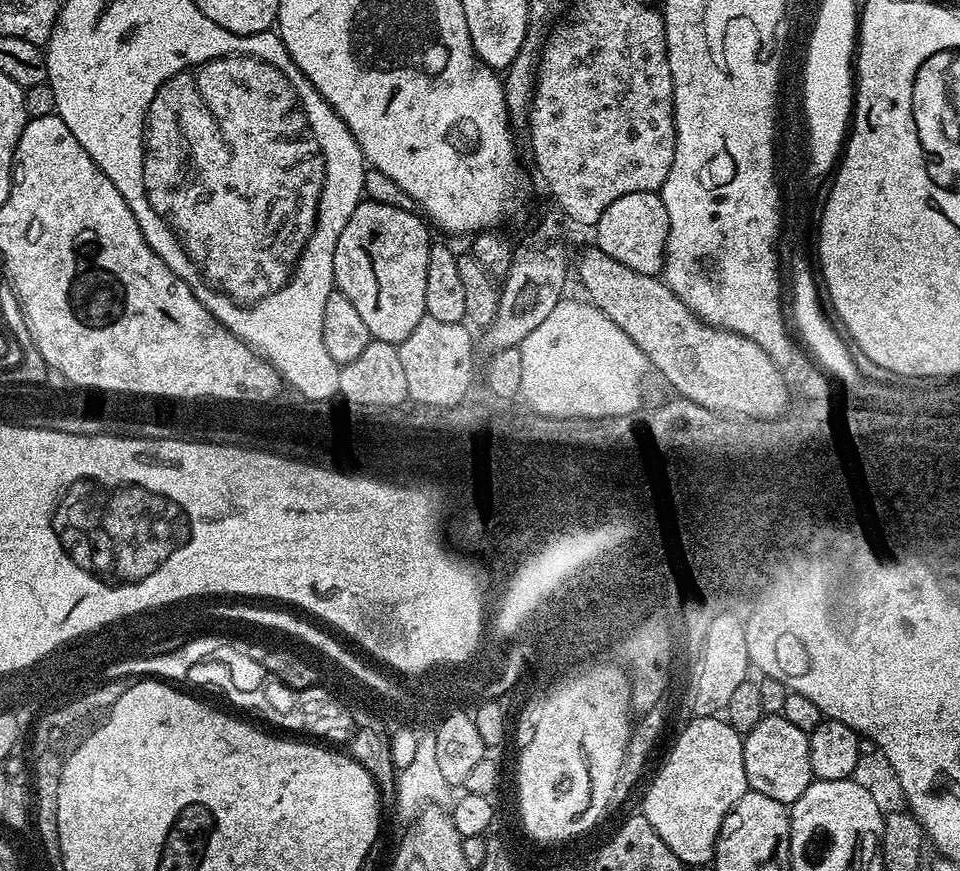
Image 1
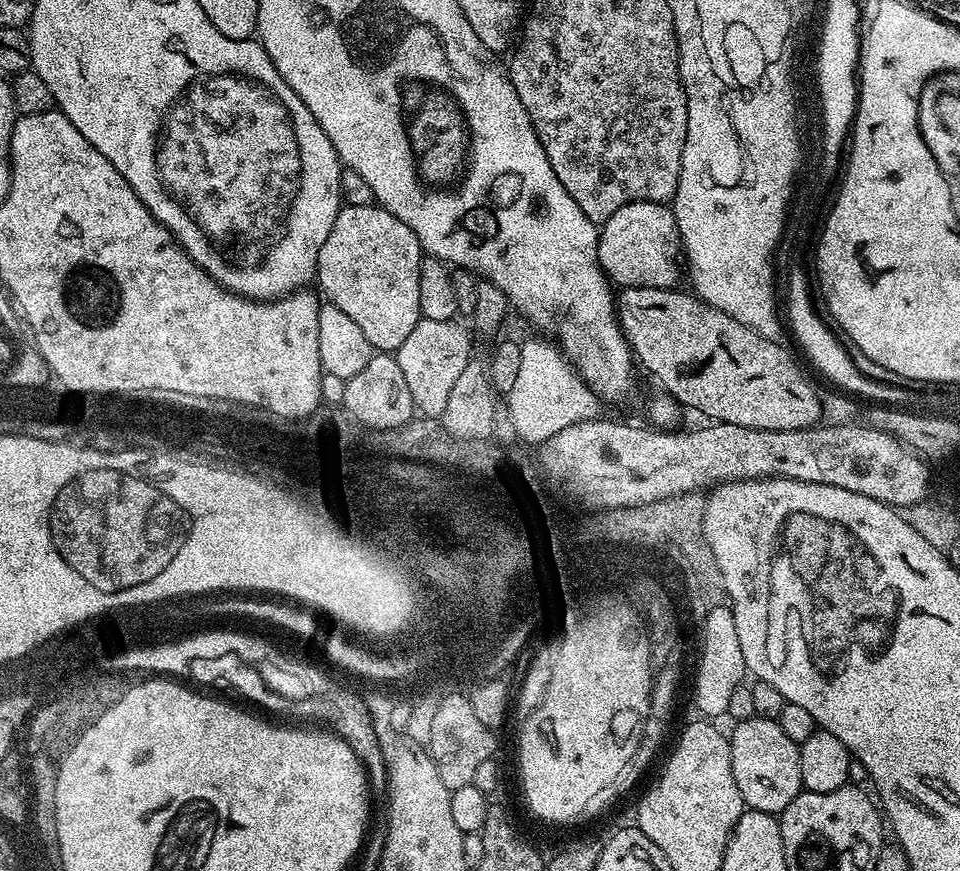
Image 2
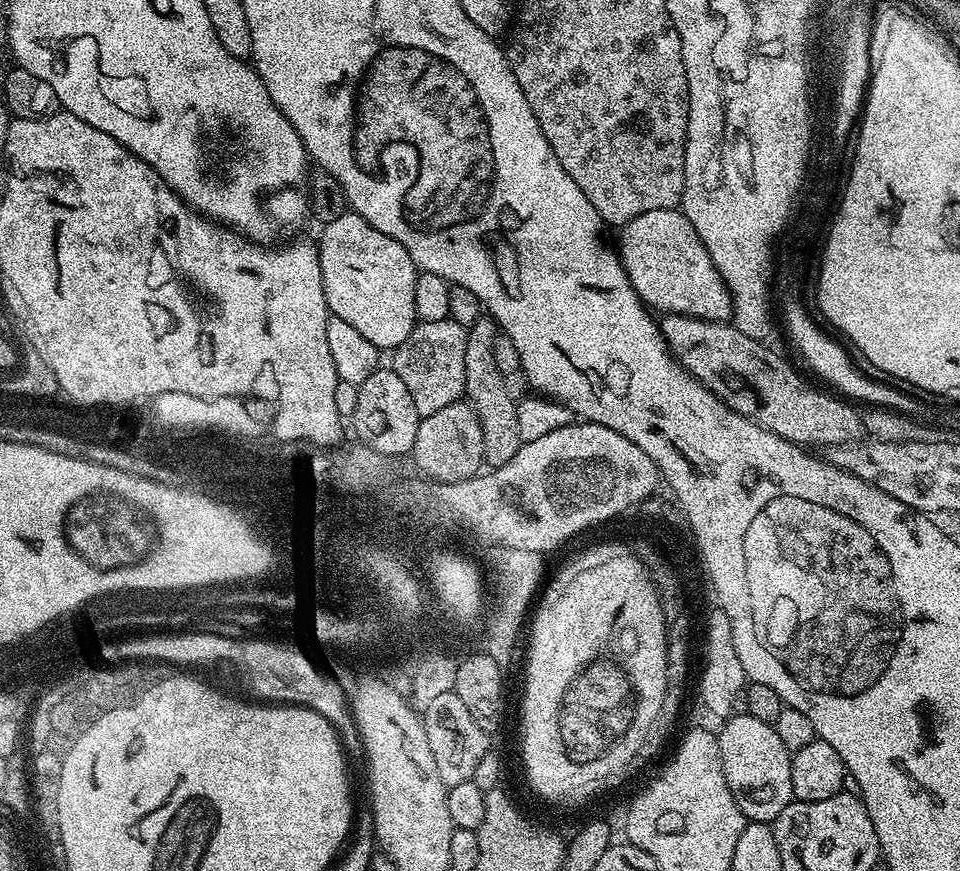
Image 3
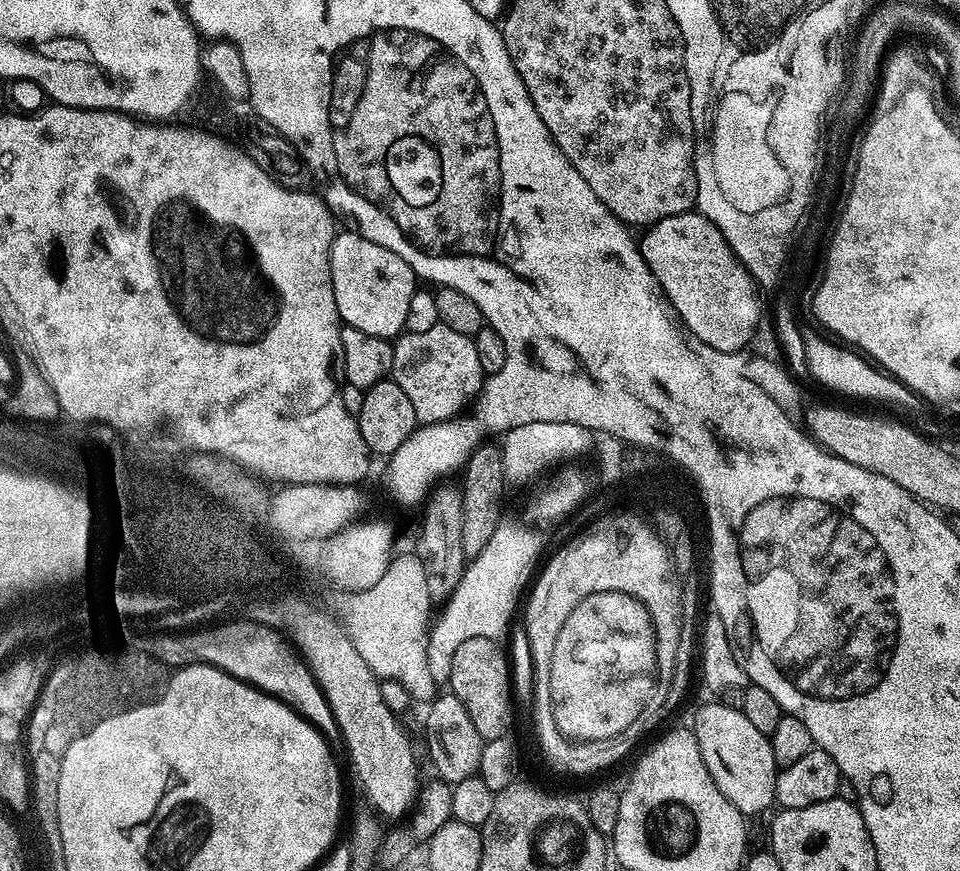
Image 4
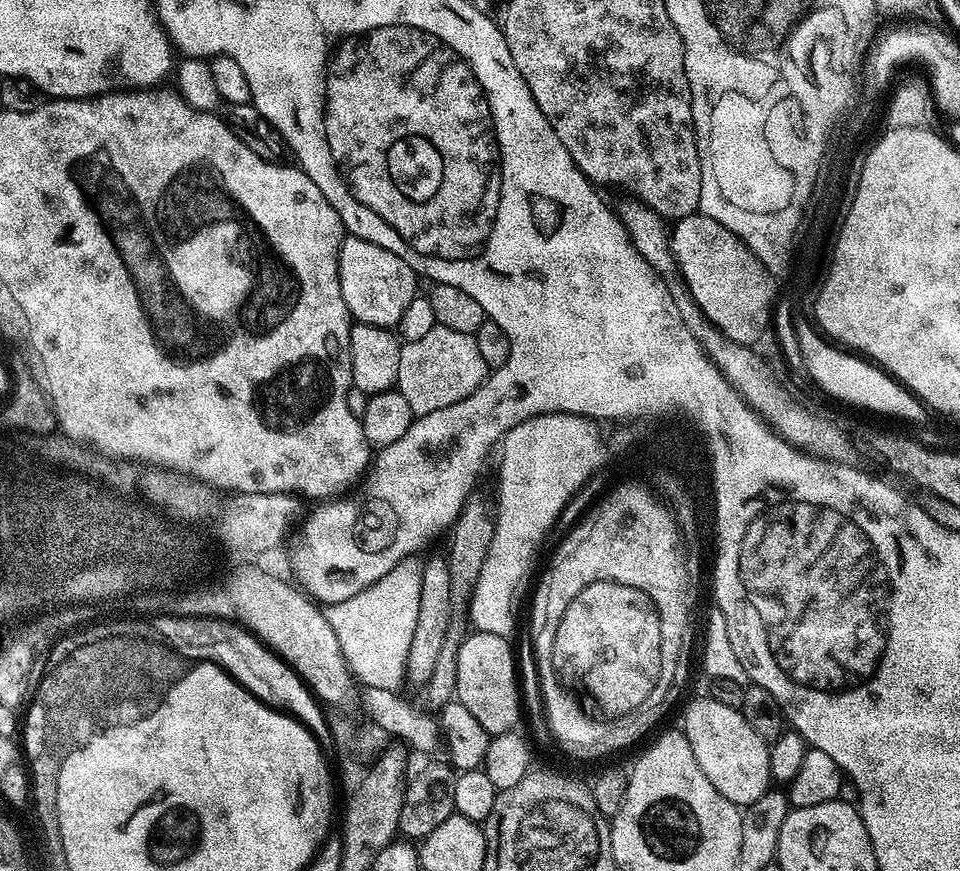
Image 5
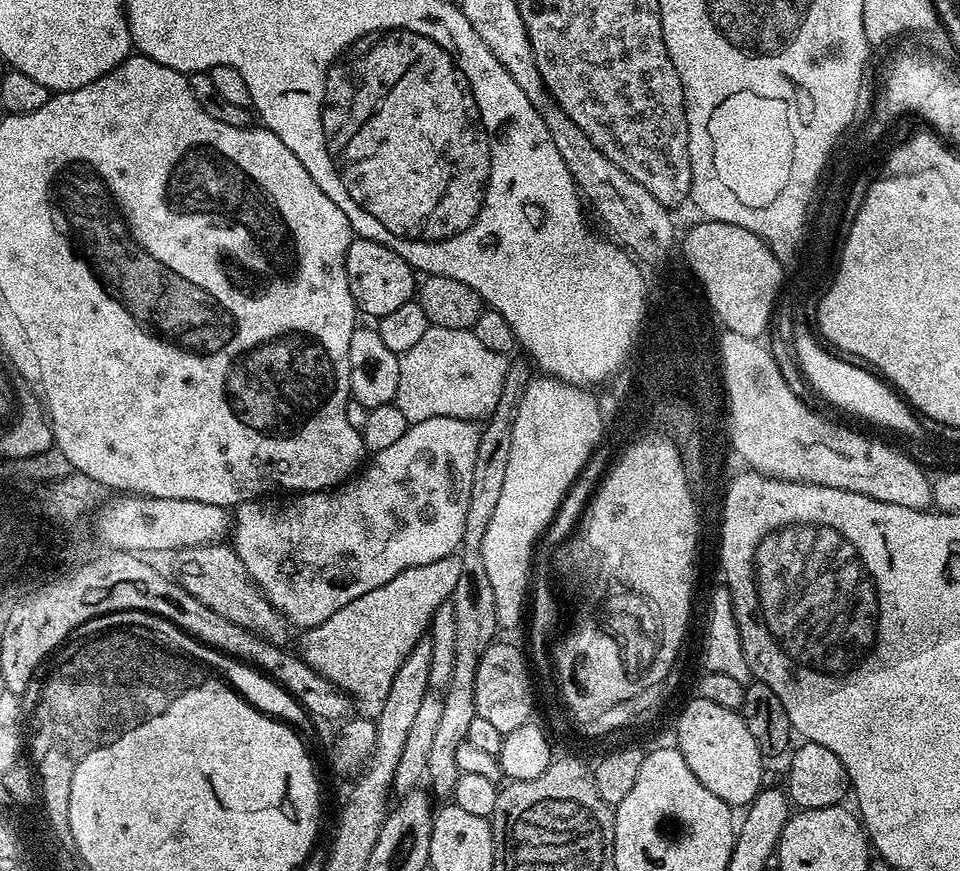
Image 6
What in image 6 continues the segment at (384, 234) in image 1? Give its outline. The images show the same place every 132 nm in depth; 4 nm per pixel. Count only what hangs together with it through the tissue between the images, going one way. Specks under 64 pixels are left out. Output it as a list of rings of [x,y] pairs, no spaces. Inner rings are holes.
[[[353,239],[348,248],[346,270],[357,309],[363,315],[365,312],[366,315],[373,316],[373,318],[390,314],[390,310],[398,310],[398,306],[413,299],[418,288],[418,276],[412,265],[406,263],[398,253],[387,248],[385,244],[379,244],[373,240]]]

